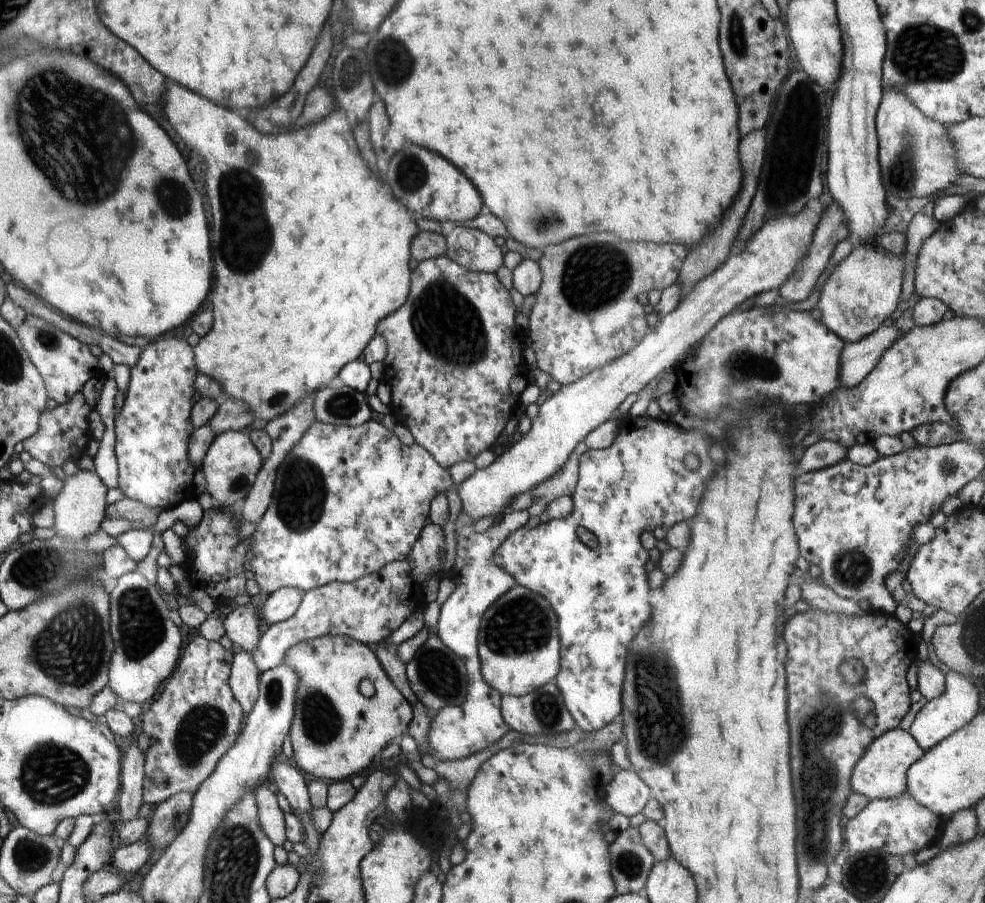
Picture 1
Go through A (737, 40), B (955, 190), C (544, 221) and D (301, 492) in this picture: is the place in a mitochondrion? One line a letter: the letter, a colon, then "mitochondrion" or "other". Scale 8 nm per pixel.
A: mitochondrion
B: other
C: mitochondrion
D: mitochondrion

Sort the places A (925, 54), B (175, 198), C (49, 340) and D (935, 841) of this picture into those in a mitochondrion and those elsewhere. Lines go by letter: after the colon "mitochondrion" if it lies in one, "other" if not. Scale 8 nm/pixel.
A: mitochondrion
B: mitochondrion
C: mitochondrion
D: other

